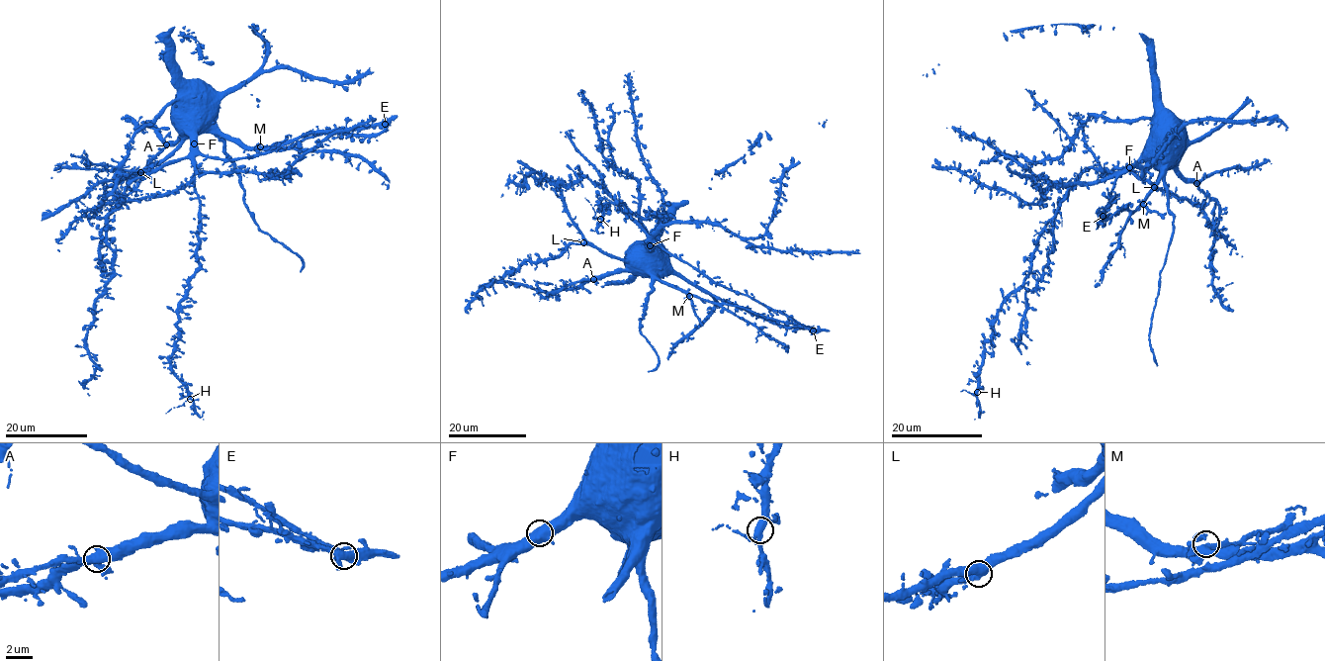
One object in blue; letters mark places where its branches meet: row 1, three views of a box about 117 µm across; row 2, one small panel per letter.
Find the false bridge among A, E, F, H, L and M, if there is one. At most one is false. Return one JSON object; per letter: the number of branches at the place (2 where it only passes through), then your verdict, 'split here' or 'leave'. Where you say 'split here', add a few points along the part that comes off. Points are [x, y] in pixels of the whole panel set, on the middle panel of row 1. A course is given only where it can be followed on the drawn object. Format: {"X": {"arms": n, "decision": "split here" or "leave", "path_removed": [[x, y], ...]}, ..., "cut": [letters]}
{"A": {"arms": 4, "decision": "leave"}, "E": {"arms": 4, "decision": "leave"}, "F": {"arms": 3, "decision": "leave"}, "H": {"arms": 4, "decision": "leave"}, "L": {"arms": 4, "decision": "leave"}, "M": {"arms": 4, "decision": "leave"}, "cut": []}

